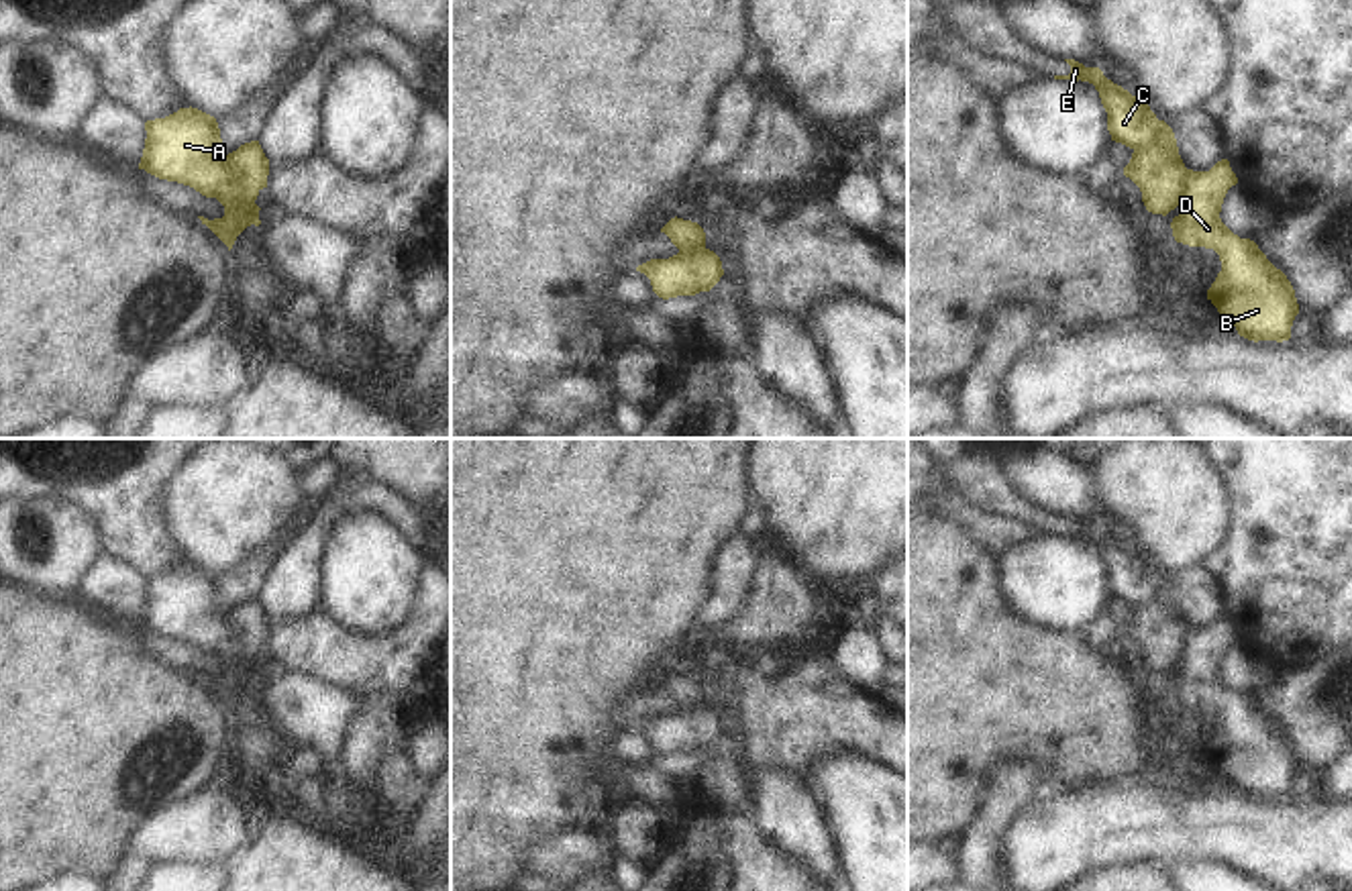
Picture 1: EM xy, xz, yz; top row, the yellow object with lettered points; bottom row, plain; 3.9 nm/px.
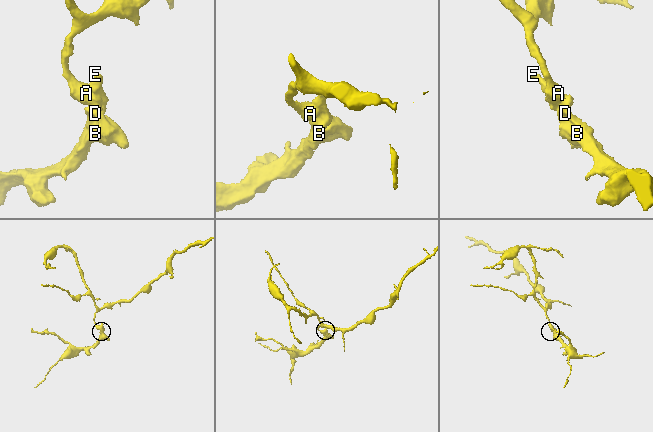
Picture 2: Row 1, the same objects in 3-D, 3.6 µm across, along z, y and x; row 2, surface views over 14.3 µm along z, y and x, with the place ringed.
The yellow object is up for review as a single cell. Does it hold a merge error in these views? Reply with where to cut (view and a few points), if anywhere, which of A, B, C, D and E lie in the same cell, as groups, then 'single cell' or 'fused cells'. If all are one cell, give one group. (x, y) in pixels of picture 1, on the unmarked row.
cut xy (227, 612), (227, 620), (243, 647), (243, 659), (233, 669); groups A / B C D E; fused cells

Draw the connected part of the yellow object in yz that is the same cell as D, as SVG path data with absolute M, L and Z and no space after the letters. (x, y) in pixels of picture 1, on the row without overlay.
M1228 616L1209 628L1187 626L1179 671L1171 685L1177 699L1213 705L1221 728L1207 756L1248 797L1289 797L1299 771L1295 746L1258 701L1234 691L1219 675L1224 654L1238 640Z

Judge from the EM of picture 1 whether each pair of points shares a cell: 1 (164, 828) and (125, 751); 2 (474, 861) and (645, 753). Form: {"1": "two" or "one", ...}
{"1": "two", "2": "two"}

